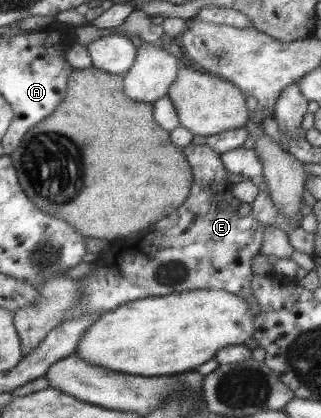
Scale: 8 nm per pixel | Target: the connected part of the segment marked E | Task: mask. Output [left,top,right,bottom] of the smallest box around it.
[62,143,265,321]

